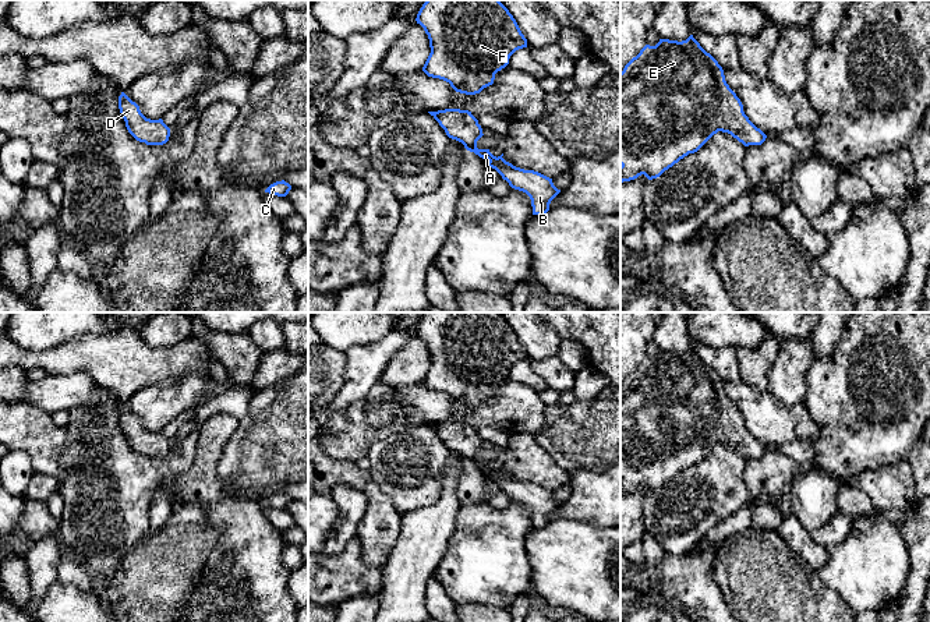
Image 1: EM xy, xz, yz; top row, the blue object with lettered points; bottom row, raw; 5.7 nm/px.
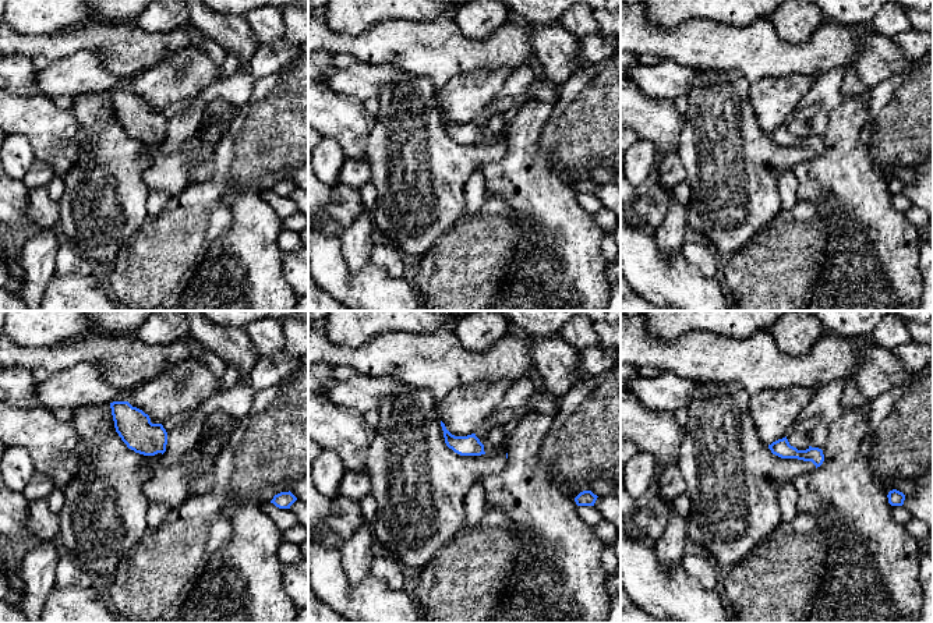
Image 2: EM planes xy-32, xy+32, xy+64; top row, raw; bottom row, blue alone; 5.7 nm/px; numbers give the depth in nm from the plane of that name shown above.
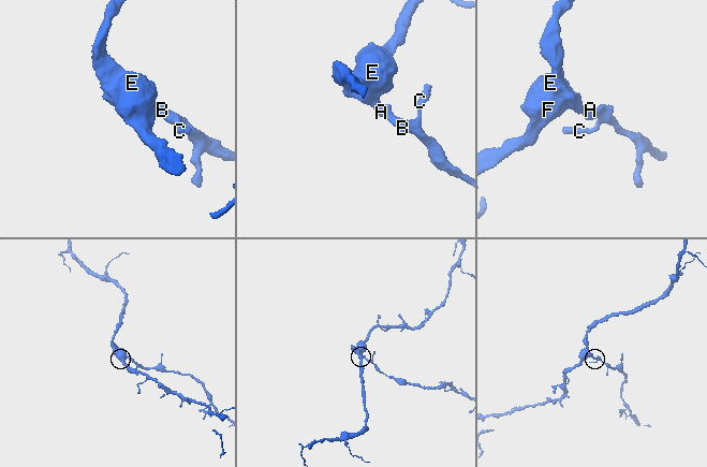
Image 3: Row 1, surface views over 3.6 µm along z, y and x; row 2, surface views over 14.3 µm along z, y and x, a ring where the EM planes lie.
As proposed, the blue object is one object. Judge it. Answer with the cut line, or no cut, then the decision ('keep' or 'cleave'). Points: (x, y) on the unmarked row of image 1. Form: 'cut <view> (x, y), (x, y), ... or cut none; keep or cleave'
cut none; keep

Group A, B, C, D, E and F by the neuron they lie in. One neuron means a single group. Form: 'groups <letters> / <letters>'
groups A B C D E F

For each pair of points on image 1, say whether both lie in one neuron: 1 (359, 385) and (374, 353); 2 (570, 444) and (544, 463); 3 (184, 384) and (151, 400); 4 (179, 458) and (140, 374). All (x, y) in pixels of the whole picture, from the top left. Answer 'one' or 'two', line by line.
1: one
2: two
3: one
4: two

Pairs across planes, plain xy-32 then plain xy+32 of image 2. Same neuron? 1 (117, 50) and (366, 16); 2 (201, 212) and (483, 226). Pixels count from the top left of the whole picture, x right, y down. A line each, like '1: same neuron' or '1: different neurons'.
1: different neurons
2: same neuron

